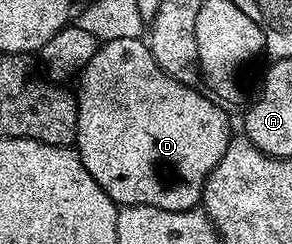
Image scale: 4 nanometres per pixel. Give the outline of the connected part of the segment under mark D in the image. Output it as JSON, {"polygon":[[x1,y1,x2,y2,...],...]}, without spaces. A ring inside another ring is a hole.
{"polygon":[[142,37,130,38,129,40,109,40,102,43,98,52,85,64,85,68,78,75,79,90,77,89,77,136,75,137,74,149,79,159,85,164,89,176,101,184,101,188,115,201,116,206,152,206,169,212,181,212,182,210,196,209,203,200,203,185,208,176,217,168,221,156,225,156,225,148,231,142,232,135,227,123,228,111,218,106,213,100,209,100,199,90,189,88,181,84,173,76,169,76,155,63,155,57,151,55,148,43]]}

